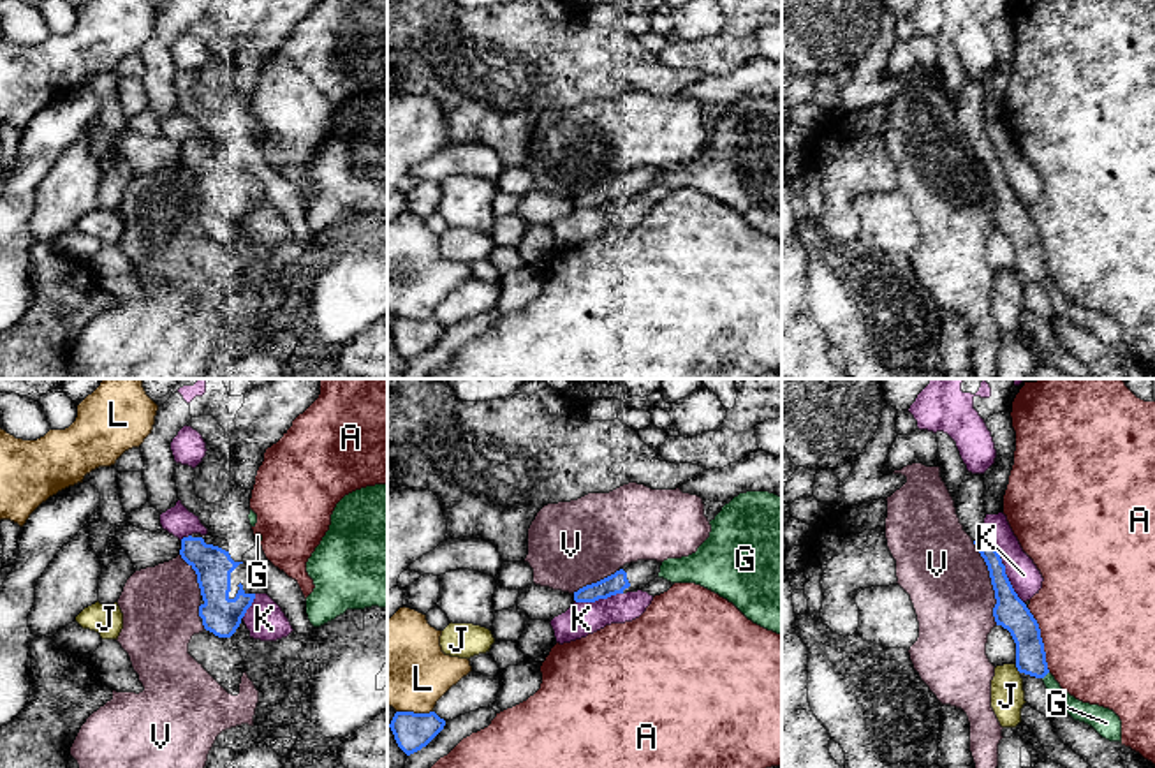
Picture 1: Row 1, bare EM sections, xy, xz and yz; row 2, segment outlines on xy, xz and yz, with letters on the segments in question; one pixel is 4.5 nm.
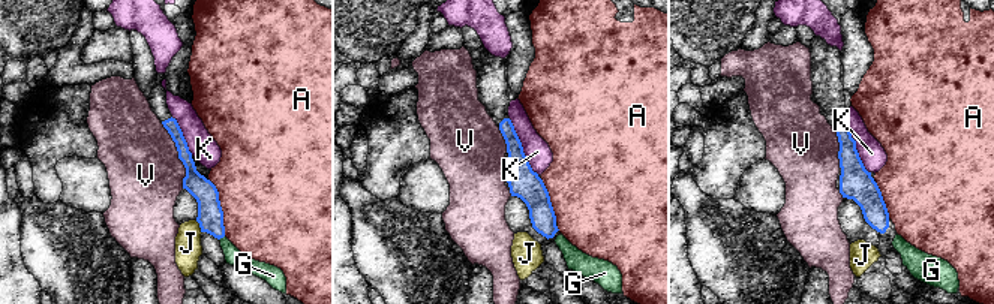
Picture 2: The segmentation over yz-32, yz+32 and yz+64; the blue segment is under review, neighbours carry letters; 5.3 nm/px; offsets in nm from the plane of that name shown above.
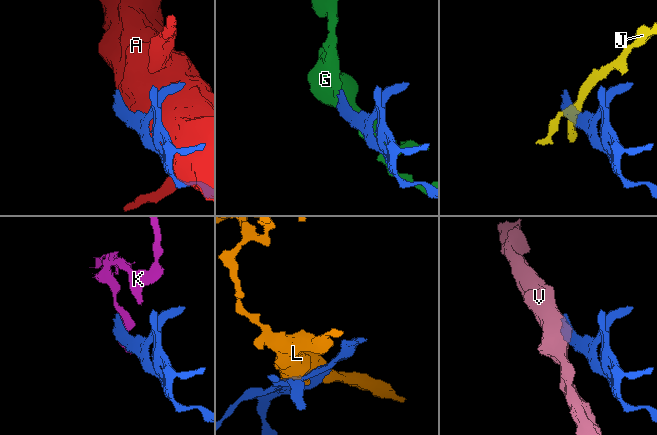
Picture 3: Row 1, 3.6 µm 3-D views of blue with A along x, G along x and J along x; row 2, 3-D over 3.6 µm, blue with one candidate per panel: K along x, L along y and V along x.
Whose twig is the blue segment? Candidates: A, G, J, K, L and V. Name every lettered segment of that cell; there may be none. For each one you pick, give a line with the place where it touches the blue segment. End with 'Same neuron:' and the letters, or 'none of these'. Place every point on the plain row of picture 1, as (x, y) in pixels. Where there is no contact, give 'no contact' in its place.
Same neuron: none of these

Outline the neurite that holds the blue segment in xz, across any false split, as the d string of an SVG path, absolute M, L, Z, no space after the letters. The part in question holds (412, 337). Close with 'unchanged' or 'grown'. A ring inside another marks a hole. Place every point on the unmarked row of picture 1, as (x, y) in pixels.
M396 317L389 333L398 352L407 359L414 359L426 352L445 331L435 317L414 319Z; unchanged

